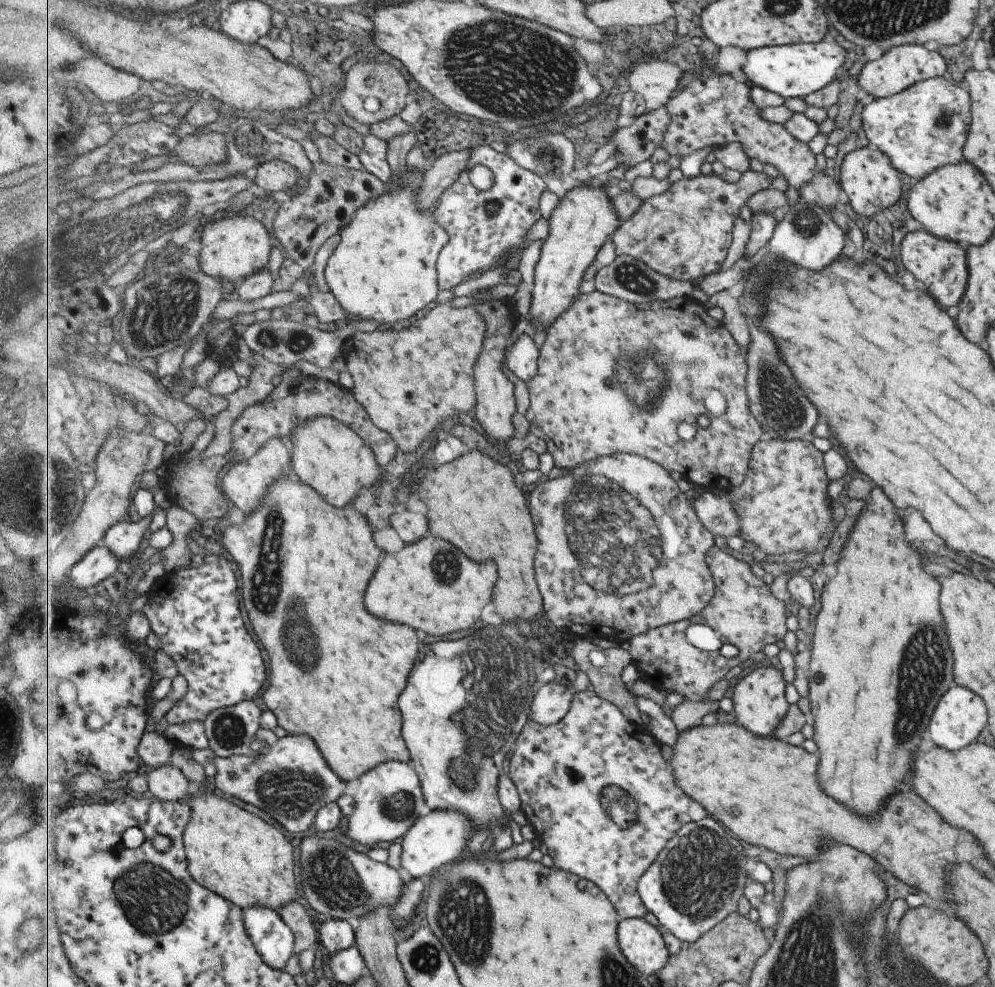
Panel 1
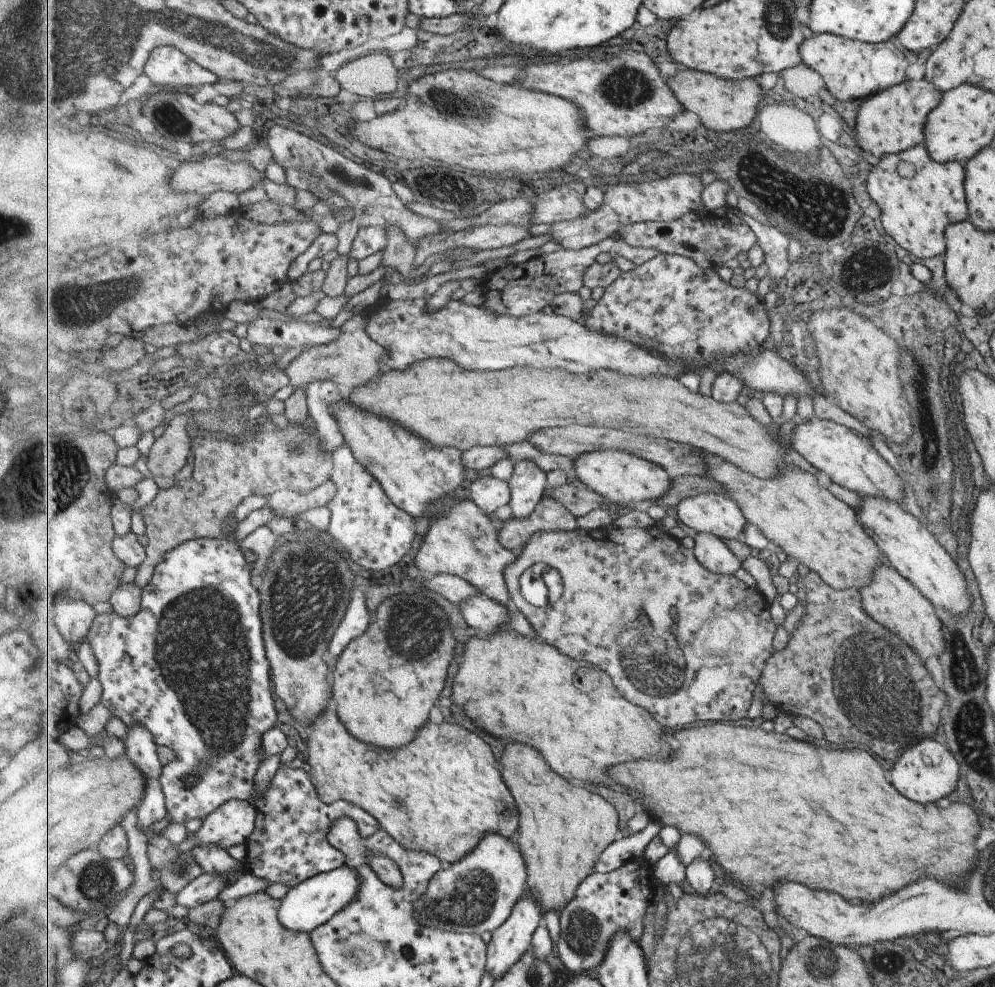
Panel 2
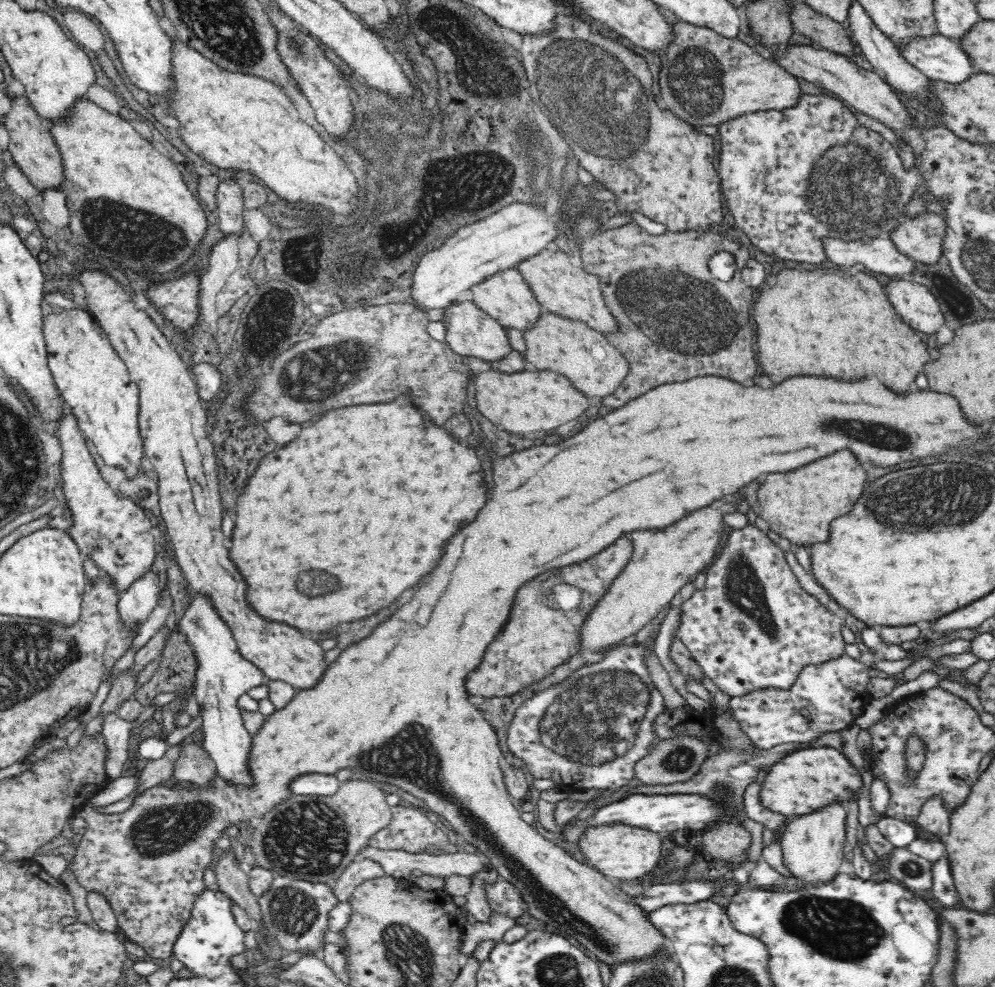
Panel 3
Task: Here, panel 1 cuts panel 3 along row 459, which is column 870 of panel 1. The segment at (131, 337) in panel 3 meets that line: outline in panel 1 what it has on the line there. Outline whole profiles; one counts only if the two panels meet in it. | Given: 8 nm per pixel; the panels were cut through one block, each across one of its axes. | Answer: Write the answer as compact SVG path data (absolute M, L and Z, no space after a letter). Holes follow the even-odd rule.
M858 148L845 154L839 170L841 190L847 195L847 207L858 216L875 216L877 210L893 206L901 196L901 182L898 171L890 164L889 158L877 150Z

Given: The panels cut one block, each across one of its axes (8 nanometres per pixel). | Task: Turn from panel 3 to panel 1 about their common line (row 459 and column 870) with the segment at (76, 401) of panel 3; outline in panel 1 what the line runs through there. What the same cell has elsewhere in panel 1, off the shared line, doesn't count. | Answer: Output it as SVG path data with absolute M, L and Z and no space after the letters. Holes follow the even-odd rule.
M932 77L889 97L875 97L861 110L860 129L869 144L883 152L899 173L915 181L942 165L959 163L970 122L970 99L964 86Z

